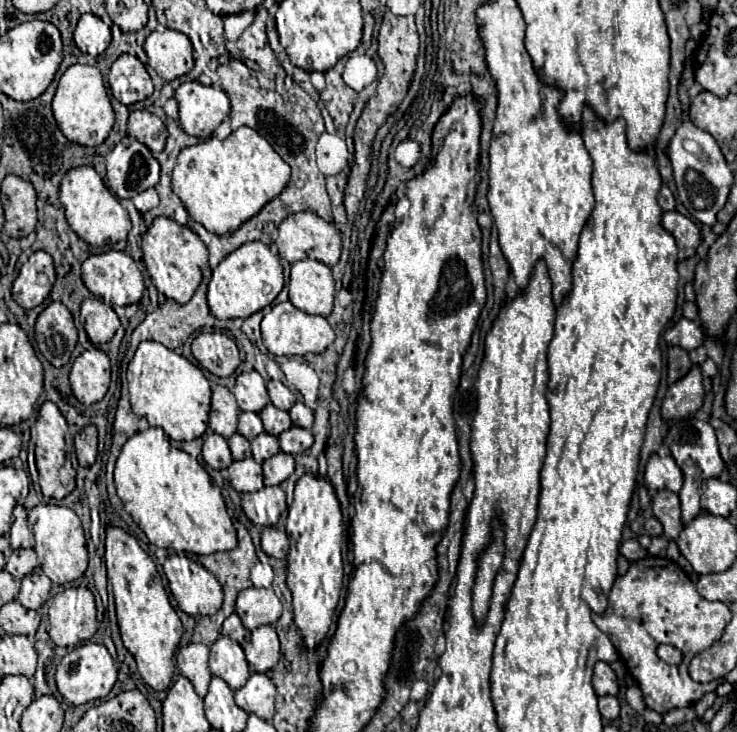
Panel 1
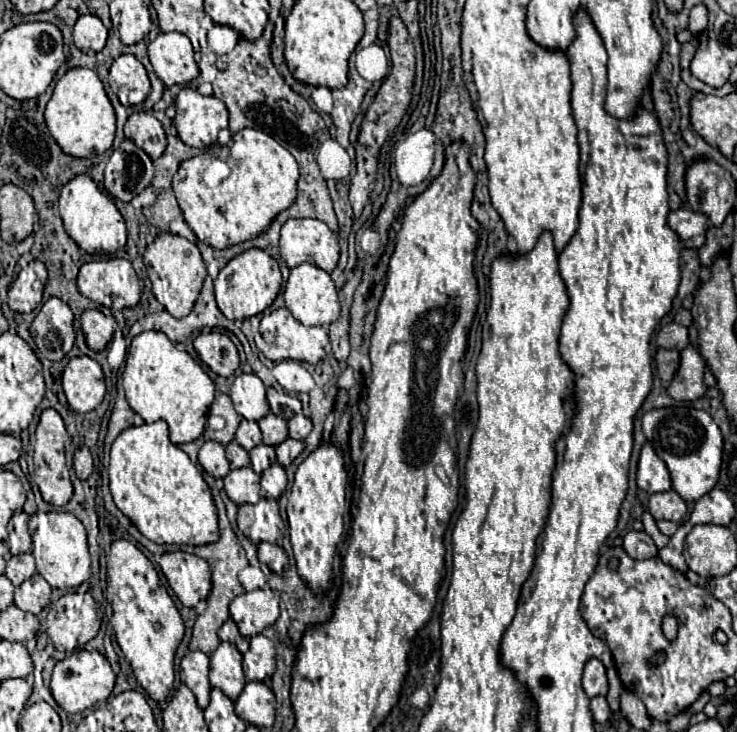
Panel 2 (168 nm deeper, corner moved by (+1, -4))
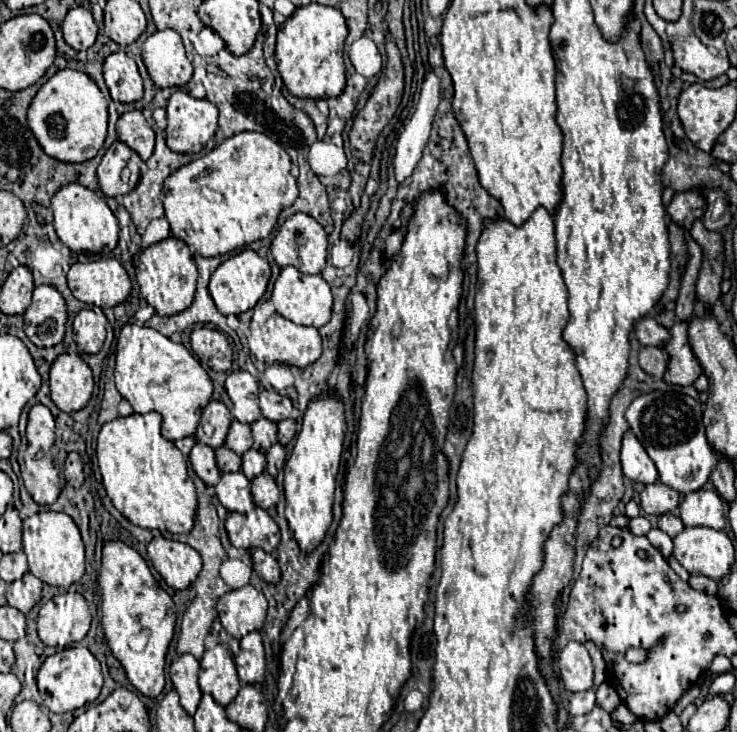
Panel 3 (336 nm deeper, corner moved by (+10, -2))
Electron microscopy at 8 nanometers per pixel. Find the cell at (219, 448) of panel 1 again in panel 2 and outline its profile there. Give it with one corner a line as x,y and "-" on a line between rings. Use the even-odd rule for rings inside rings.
211,440
205,442
199,450
199,464
203,466
203,470
215,478
225,478
229,474
229,462
225,456
225,446

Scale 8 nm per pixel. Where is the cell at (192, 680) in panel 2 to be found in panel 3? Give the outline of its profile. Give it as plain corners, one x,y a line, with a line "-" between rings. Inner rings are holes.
192,654
180,656
170,666
170,678
174,684
174,690
180,696
180,704
186,710
186,714
194,714
198,708
198,702
202,698
202,692
198,688
198,670
200,664

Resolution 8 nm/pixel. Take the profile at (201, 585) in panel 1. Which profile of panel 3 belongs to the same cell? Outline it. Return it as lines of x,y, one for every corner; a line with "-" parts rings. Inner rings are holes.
162,536
152,538
148,544
148,558
156,572
174,590
188,588
202,570
202,560
194,548
180,540
168,540

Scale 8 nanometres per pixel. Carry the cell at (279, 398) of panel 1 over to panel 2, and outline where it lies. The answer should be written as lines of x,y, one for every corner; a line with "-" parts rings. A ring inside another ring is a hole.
267,388
267,400
269,400
271,412
275,416
285,418
285,420
289,420
291,416
295,416
295,414
301,412
299,398
293,398
293,396
289,396
285,392
279,392
275,388

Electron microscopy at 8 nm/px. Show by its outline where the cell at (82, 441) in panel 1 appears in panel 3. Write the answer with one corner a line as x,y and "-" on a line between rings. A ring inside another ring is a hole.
70,452
64,466
64,478
70,486
80,488
84,484
84,472
82,472
82,458
76,452

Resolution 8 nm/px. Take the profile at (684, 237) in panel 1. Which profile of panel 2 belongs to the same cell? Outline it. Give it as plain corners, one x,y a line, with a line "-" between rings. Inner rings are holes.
679,208
669,214
667,222
669,222
671,230
681,238
685,248
697,250
703,246
705,232
707,232
707,216

